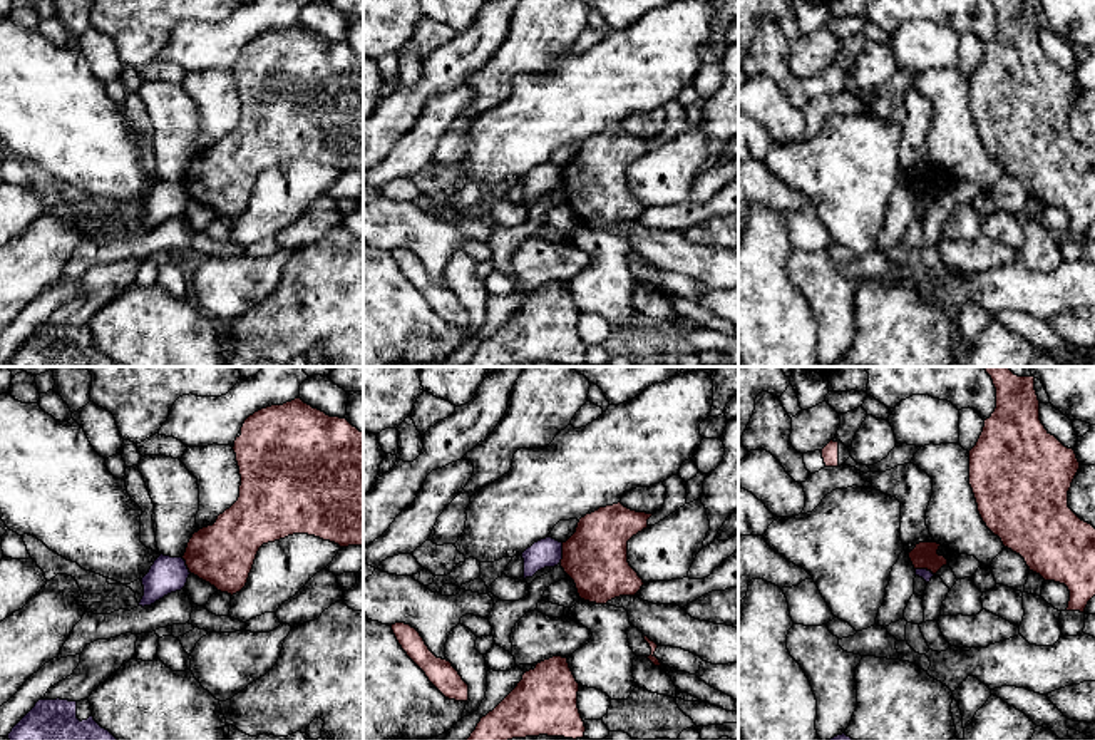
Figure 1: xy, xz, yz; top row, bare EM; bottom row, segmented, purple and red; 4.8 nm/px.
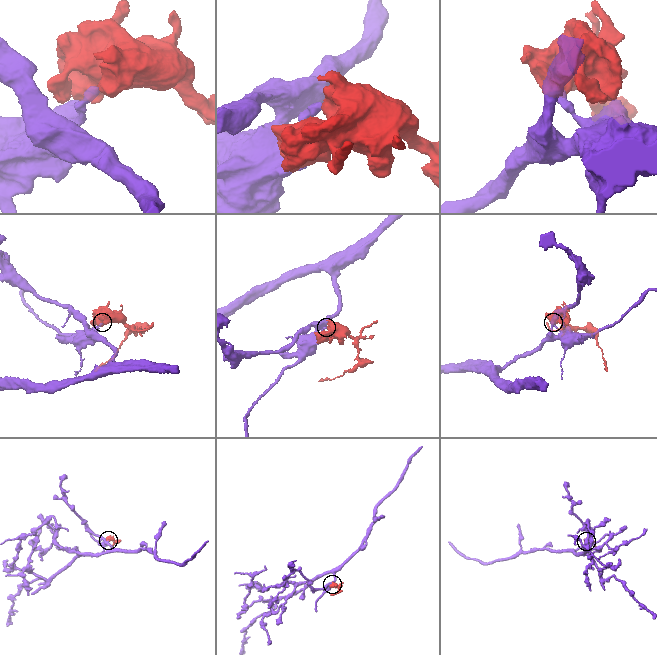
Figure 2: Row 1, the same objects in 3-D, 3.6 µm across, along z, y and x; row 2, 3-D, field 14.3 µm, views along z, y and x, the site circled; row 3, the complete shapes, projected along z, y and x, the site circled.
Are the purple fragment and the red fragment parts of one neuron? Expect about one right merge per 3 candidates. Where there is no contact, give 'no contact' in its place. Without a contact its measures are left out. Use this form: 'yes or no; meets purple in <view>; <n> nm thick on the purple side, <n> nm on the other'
no; meets purple in xz; 140 nm thick on the purple side, 300 nm on the other

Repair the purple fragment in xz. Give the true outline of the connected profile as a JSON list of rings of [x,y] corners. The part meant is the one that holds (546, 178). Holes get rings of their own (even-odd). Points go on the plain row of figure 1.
[[[546,162],[534,167],[521,181],[524,184],[524,204],[532,203],[537,196],[544,193],[554,193],[561,189],[563,167],[553,162]]]

